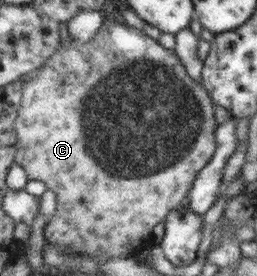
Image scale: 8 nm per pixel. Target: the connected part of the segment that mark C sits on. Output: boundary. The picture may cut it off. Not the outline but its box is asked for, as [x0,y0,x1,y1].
[16,20,218,260]

